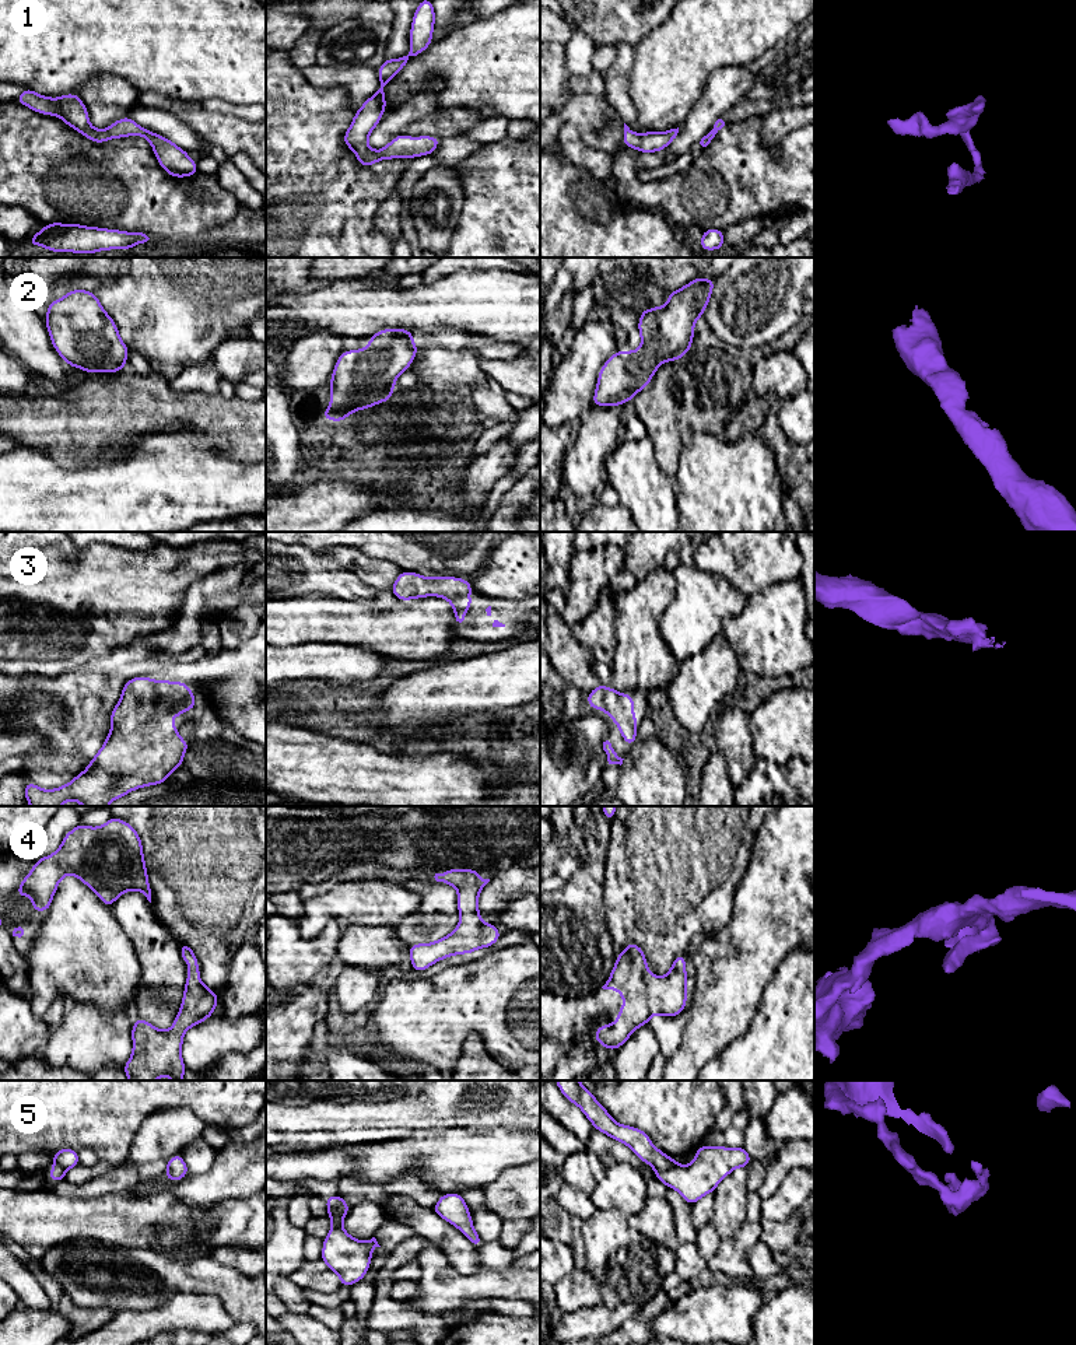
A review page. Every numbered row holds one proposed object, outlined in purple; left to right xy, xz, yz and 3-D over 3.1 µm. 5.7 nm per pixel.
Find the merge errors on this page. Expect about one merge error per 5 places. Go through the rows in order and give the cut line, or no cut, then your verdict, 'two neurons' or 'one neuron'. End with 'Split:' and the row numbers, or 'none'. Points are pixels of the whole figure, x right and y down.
1: no cut | one neuron
2: no cut | one neuron
3: no cut | one neuron
4: no cut | one neuron
5: no cut | one neuron
Split: none

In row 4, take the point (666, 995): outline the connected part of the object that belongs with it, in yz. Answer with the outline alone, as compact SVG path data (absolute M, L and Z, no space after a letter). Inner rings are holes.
M634 942L617 955L610 978L603 990L617 990L625 1001L614 1023L603 1023L595 1031L595 1040L606 1050L620 1048L652 1015L676 1017L687 1004L686 956L677 955L663 977L649 973L644 950Z

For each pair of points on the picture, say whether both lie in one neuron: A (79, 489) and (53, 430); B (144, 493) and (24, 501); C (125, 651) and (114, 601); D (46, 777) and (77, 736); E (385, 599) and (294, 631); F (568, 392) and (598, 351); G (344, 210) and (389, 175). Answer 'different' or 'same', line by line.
A: different
B: same
C: different
D: different
E: different
F: same
G: same

